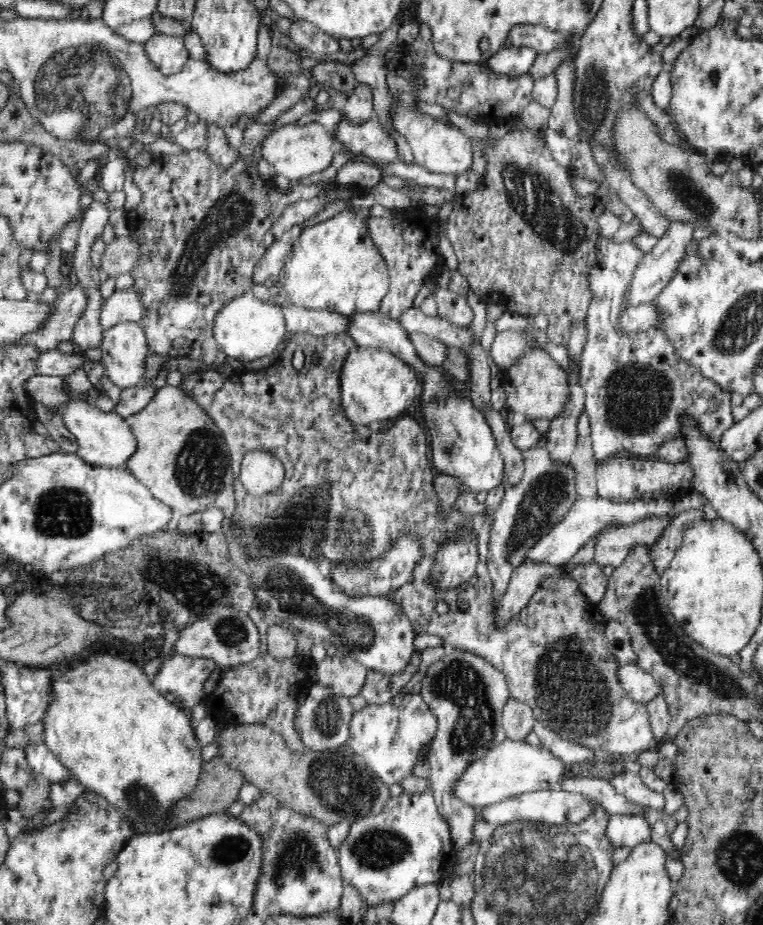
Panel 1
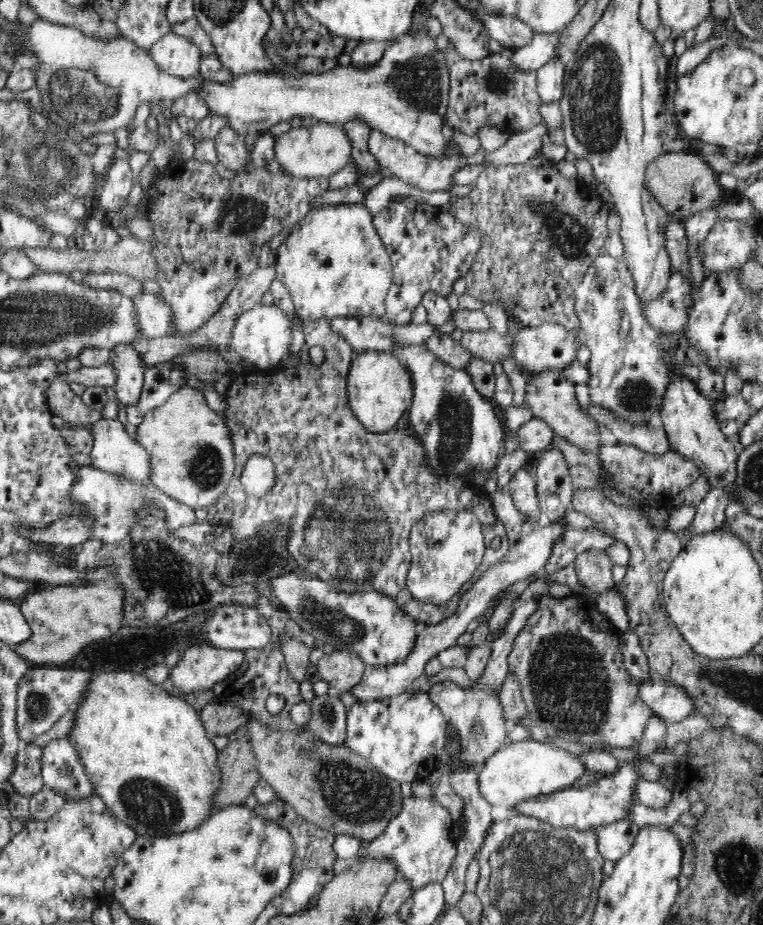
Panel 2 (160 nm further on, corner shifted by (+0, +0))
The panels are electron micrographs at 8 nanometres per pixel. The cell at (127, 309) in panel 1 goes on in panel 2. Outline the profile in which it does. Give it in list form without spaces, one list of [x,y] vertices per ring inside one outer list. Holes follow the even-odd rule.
[[[136,294],[130,298],[134,305],[136,329],[141,336],[148,339],[164,337],[170,334],[172,313],[168,305],[154,298],[152,294]]]

